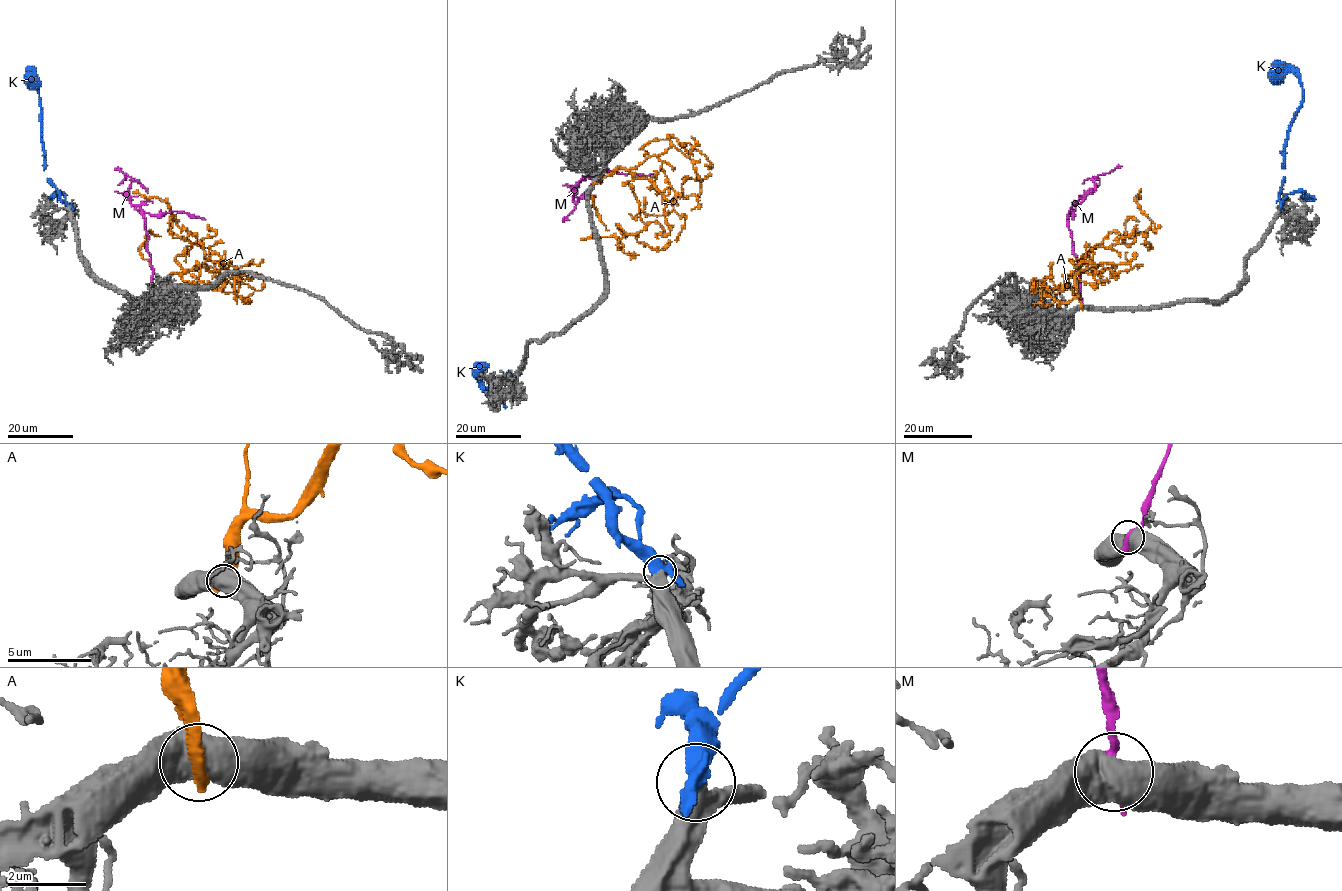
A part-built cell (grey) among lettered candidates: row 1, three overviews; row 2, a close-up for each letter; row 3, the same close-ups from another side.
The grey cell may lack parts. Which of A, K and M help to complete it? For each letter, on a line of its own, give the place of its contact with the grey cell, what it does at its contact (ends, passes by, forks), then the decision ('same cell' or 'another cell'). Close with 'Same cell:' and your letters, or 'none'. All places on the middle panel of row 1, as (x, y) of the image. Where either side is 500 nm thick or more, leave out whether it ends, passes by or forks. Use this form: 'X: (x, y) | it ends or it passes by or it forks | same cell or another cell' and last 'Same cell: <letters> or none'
A: (594, 183) | another cell
K: (517, 374) | it passes by | same cell
M: (592, 183) | another cell
Same cell: K

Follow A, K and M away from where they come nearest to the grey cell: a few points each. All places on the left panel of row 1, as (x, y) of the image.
A: (146, 304), (171, 275), (187, 271), (175, 257), (196, 242), (170, 231), (174, 216), (164, 199), (133, 192)
K: (69, 207), (44, 170), (39, 84), (35, 77), (26, 78), (27, 80)
M: (144, 302), (151, 286), (153, 269), (146, 246), (145, 216), (131, 202), (131, 178), (127, 176), (118, 184)

